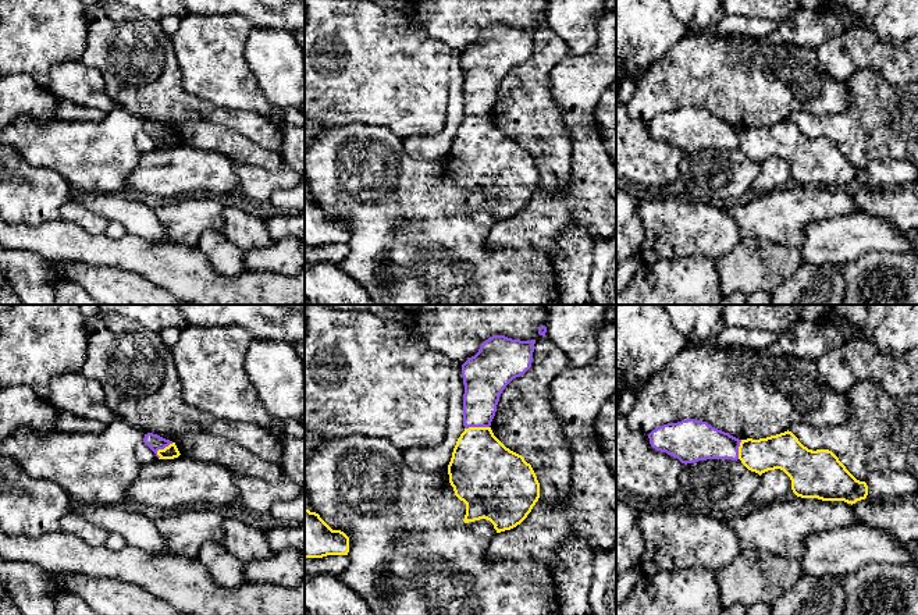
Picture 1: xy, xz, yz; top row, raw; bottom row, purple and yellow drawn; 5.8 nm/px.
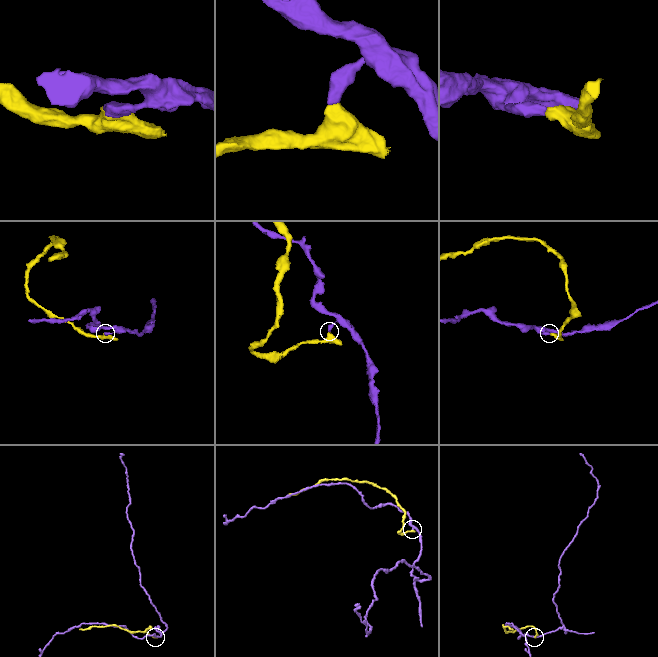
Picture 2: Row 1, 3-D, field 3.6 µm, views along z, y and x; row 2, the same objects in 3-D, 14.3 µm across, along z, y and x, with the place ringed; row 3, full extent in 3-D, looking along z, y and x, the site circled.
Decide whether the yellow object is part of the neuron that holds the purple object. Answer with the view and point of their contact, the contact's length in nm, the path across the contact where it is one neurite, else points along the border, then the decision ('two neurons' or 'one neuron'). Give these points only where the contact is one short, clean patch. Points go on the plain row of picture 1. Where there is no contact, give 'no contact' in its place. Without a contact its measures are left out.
meets purple in xz at (476, 114); contact 140 nm long; border along xz (488, 114), (469, 114), (465, 117); two neurons

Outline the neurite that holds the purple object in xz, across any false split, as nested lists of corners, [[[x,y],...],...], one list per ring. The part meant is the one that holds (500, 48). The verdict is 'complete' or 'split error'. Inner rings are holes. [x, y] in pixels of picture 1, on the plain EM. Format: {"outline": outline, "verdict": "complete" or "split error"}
{"outline": [[[492,24],[462,53],[465,117],[491,114],[505,75],[531,56],[534,32]]], "verdict": "complete"}

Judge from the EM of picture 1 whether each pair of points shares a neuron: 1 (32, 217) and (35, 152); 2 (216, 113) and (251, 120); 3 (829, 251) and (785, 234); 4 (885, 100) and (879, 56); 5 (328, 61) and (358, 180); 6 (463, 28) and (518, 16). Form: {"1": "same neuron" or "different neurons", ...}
{"1": "different neurons", "2": "same neuron", "3": "different neurons", "4": "different neurons", "5": "different neurons", "6": "same neuron"}

